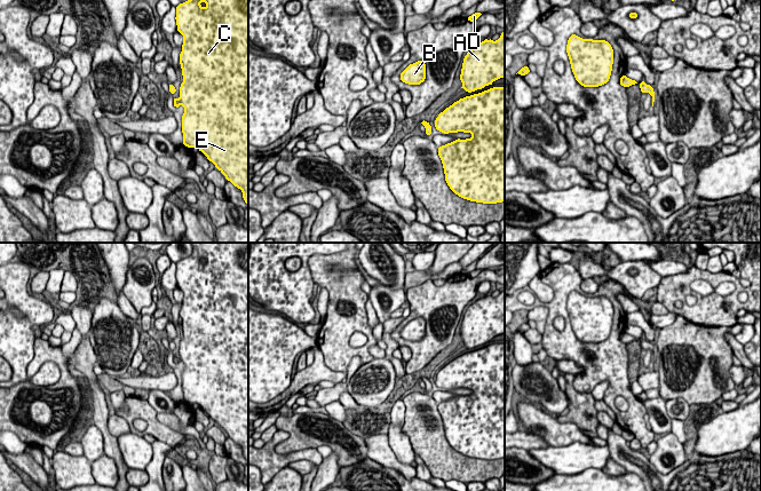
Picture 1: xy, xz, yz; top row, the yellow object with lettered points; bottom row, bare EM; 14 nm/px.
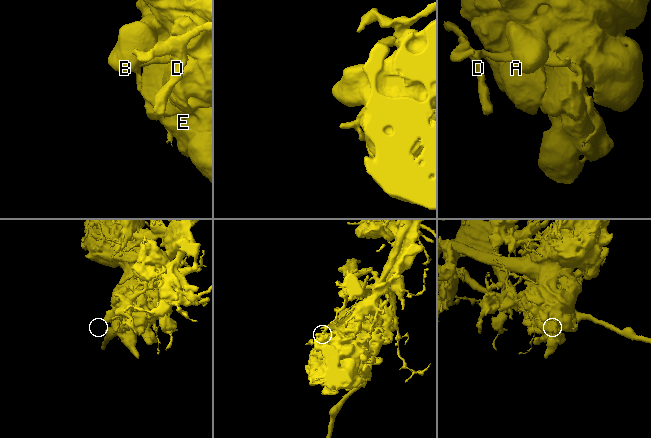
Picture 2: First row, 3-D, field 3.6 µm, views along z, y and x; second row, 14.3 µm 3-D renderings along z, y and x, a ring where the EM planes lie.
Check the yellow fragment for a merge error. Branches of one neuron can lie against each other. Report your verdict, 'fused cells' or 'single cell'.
fused cells

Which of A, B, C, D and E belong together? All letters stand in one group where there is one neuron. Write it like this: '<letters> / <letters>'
A B C E / D

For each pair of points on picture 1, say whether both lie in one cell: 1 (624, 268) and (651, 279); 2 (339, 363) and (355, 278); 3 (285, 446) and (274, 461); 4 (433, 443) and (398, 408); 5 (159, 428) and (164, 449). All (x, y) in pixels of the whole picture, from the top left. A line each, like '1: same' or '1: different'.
1: same
2: same
3: different
4: different
5: different

